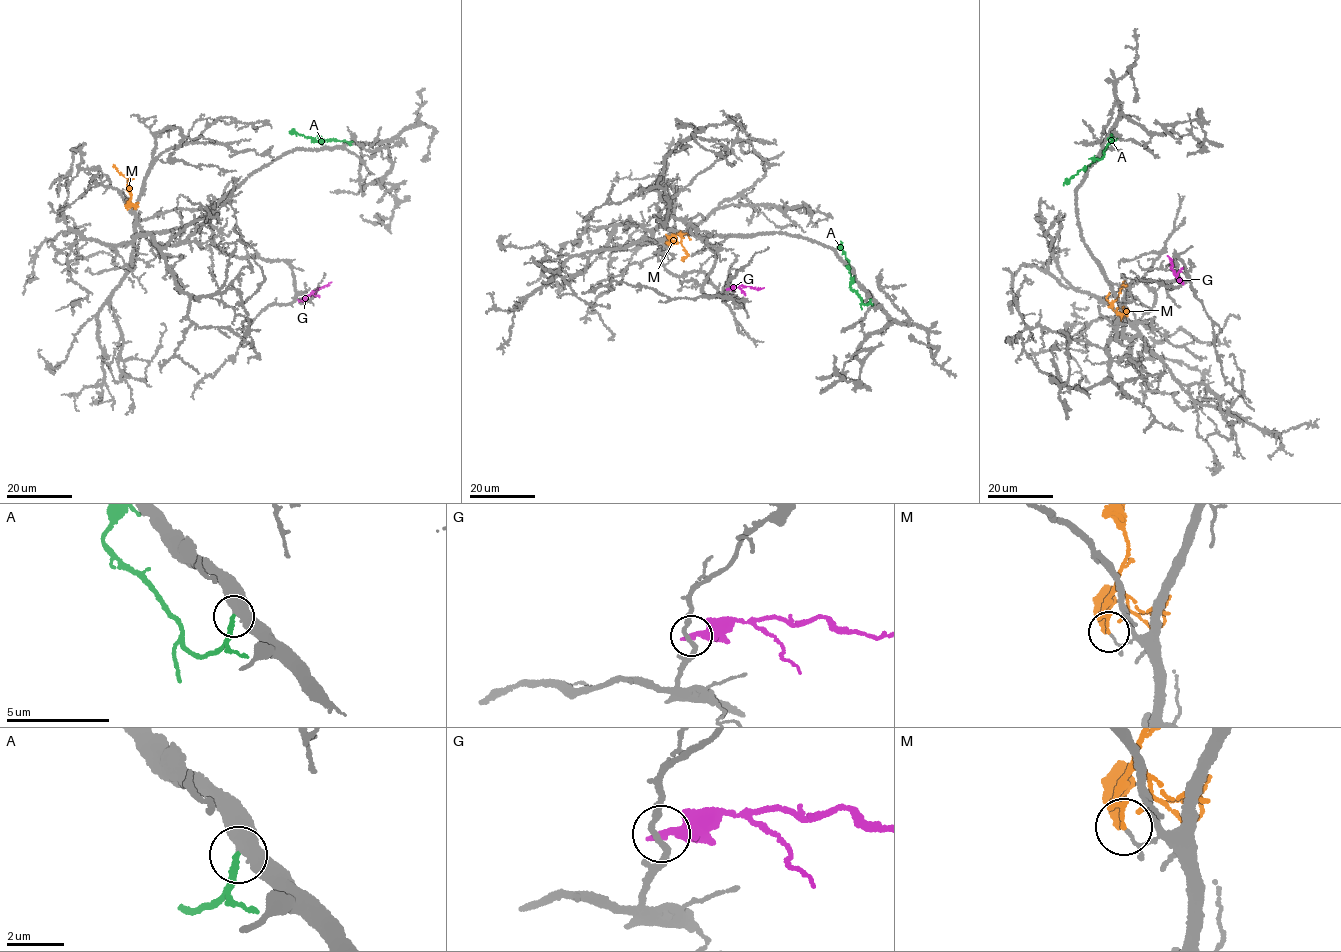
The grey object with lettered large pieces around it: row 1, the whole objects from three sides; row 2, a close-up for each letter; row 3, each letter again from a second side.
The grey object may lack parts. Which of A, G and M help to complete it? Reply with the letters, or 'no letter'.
A

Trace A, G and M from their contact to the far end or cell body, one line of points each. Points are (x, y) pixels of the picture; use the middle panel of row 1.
A: (870, 298), (865, 304), (850, 286), (848, 262), (841, 241)
G: (728, 288), (740, 285), (764, 288)
M: (667, 235), (682, 236), (681, 243), (687, 252), (684, 261)

